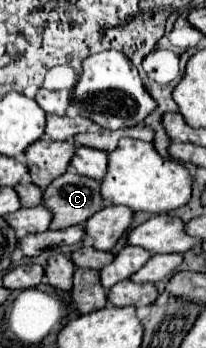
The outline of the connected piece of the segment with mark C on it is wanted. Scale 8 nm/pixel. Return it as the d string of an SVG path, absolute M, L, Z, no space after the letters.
M65 172L43 190L43 204L53 210L51 230L69 228L87 222L105 204L99 198L99 180Z

